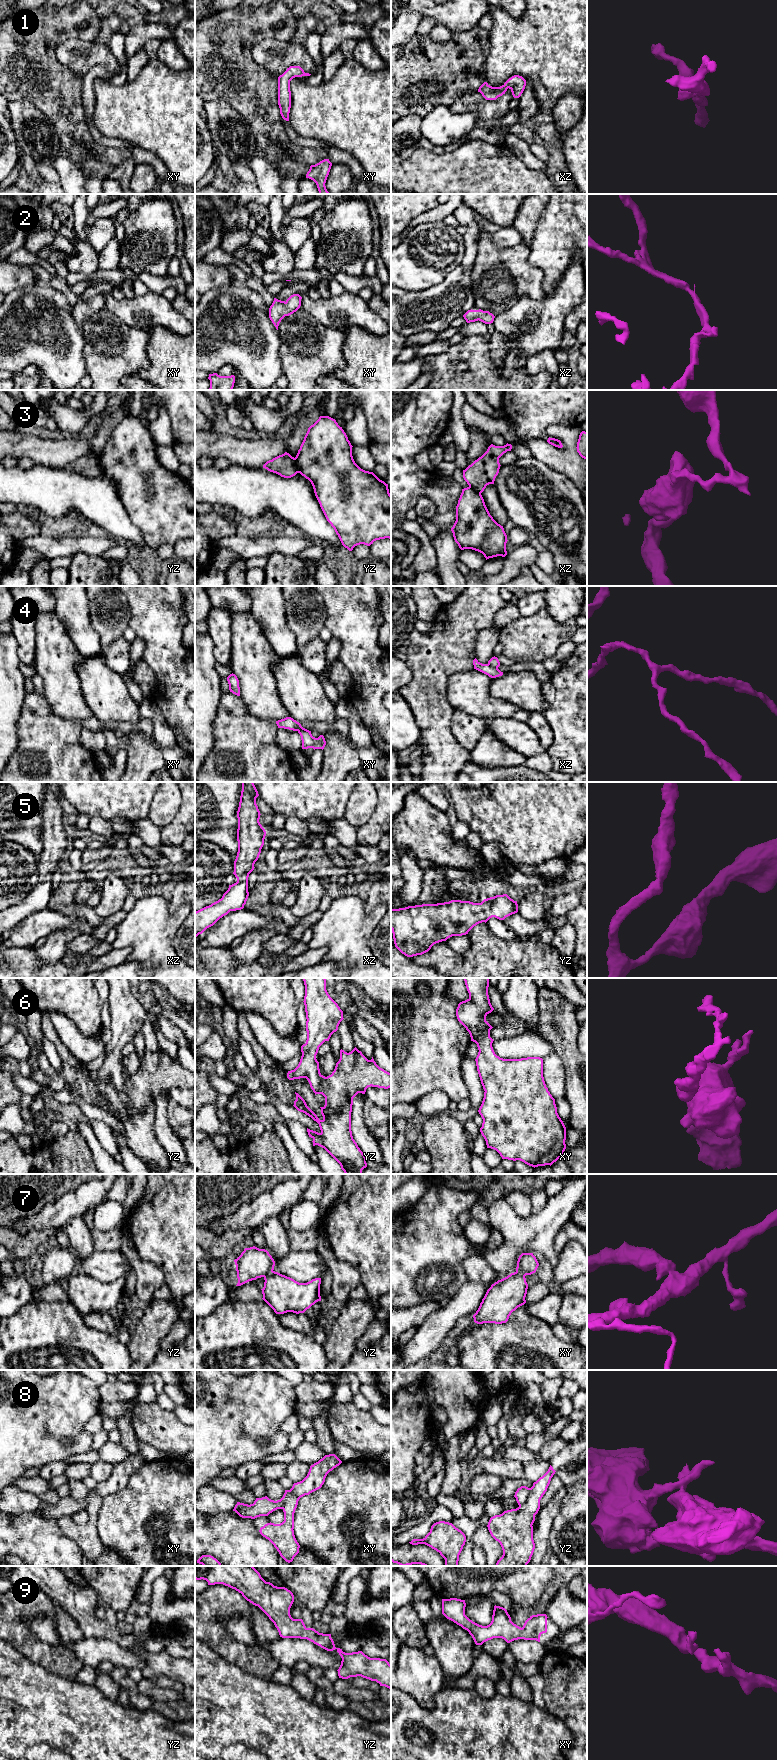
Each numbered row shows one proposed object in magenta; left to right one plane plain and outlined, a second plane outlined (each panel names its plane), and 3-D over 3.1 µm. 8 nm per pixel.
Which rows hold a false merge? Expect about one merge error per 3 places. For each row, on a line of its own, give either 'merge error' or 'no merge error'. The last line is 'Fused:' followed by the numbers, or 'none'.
1: no merge error
2: no merge error
3: merge error
4: merge error
5: no merge error
6: no merge error
7: merge error
8: merge error
9: no merge error
Fused: 3, 4, 7, 8

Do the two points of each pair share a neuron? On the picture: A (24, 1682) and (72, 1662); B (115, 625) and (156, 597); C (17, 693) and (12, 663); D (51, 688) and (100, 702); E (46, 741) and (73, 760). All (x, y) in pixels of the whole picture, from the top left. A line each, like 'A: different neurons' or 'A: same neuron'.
A: different neurons
B: different neurons
C: same neuron
D: different neurons
E: same neuron

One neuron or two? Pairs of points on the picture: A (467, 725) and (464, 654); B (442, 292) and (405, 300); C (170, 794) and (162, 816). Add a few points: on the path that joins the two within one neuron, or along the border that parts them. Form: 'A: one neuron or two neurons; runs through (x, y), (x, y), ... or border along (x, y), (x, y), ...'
A: two neurons; border along (455, 710), (452, 716), (452, 733)
B: one neuron; runs through (433, 300), (414, 300)
C: one neuron; runs through (167, 799), (162, 811)

